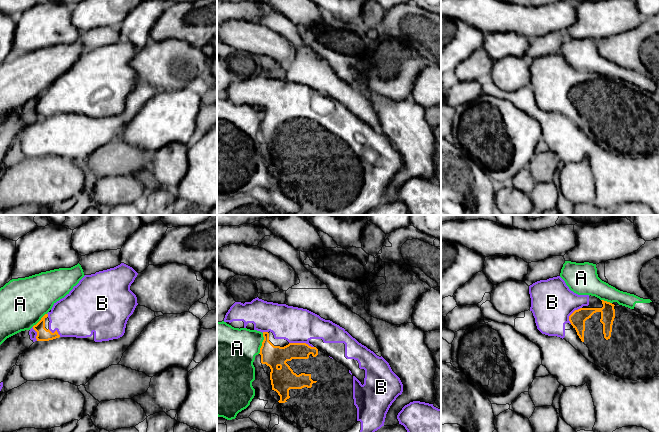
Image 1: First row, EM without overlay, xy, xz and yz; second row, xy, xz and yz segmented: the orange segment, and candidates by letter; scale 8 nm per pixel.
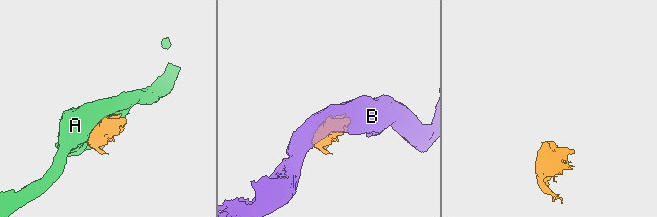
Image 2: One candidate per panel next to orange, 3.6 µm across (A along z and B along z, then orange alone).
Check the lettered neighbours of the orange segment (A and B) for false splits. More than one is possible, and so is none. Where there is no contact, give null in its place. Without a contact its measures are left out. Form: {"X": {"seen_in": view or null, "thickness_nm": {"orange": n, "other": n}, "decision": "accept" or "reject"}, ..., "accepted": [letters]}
{"A": {"seen_in": "xz", "thickness_nm": {"orange": 180, "other": 380}, "decision": "reject"}, "B": {"seen_in": "xz", "thickness_nm": {"orange": 180, "other": 280}, "decision": "accept"}, "accepted": ["B"]}

